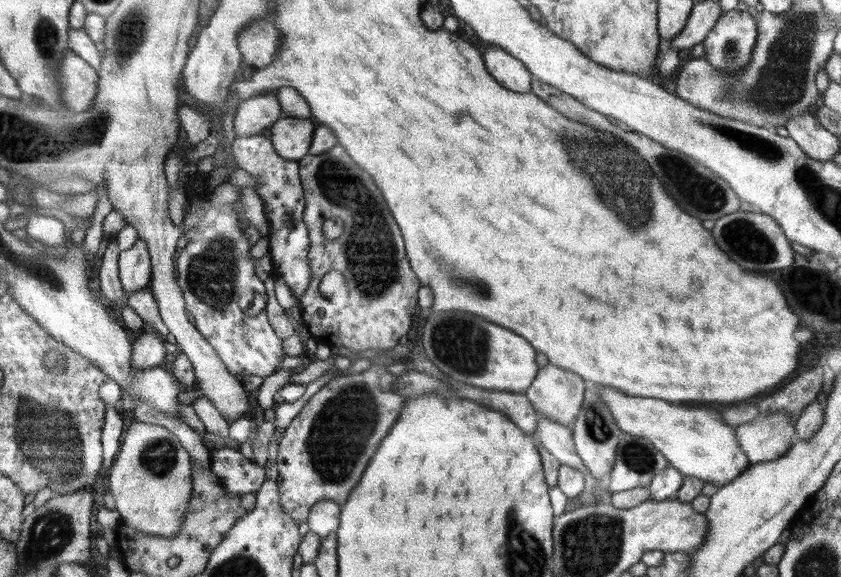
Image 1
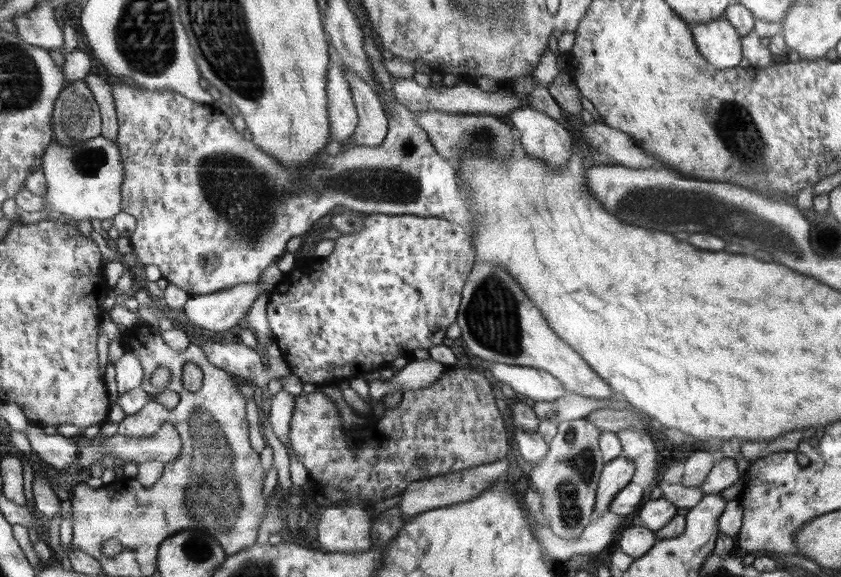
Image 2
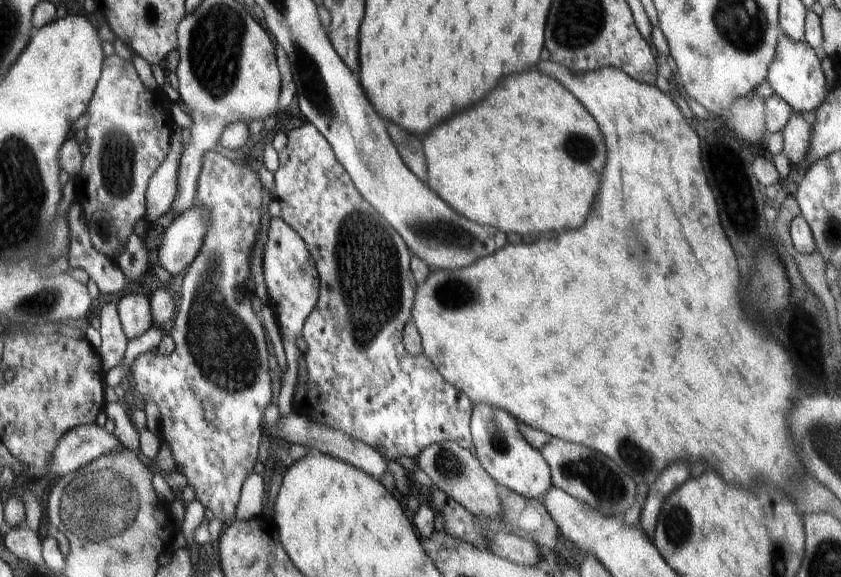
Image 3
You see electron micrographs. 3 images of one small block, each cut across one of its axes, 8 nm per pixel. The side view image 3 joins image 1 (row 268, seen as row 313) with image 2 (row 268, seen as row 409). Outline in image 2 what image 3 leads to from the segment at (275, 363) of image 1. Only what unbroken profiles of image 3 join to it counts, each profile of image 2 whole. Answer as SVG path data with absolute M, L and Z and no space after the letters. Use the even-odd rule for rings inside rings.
M110 79L108 80L114 96L114 108L116 108L117 118L117 144L120 150L120 160L124 166L124 184L122 184L122 212L131 214L135 220L135 230L130 235L130 242L134 254L144 266L158 266L162 274L161 278L169 283L178 286L187 292L189 296L214 294L222 292L238 284L252 284L259 282L260 274L268 268L268 265L274 264L286 252L286 244L293 236L302 236L306 233L319 218L322 218L334 206L342 206L346 211L358 214L413 214L419 217L438 217L445 218L449 222L460 224L468 234L474 232L476 206L472 202L472 196L464 192L460 172L455 164L450 163L447 159L442 158L426 134L423 128L416 124L416 118L406 106L402 106L396 98L392 106L386 106L386 116L388 116L388 132L384 141L374 148L360 148L359 145L348 148L338 155L332 156L327 152L318 153L308 161L308 165L302 165L298 169L294 167L284 167L278 162L276 157L268 155L262 149L256 148L254 141L250 139L247 133L240 133L232 122L221 110L212 108L212 104L194 102L192 99L182 96L176 91L162 90L150 91L144 86L135 85L134 83L125 83L124 81Z

